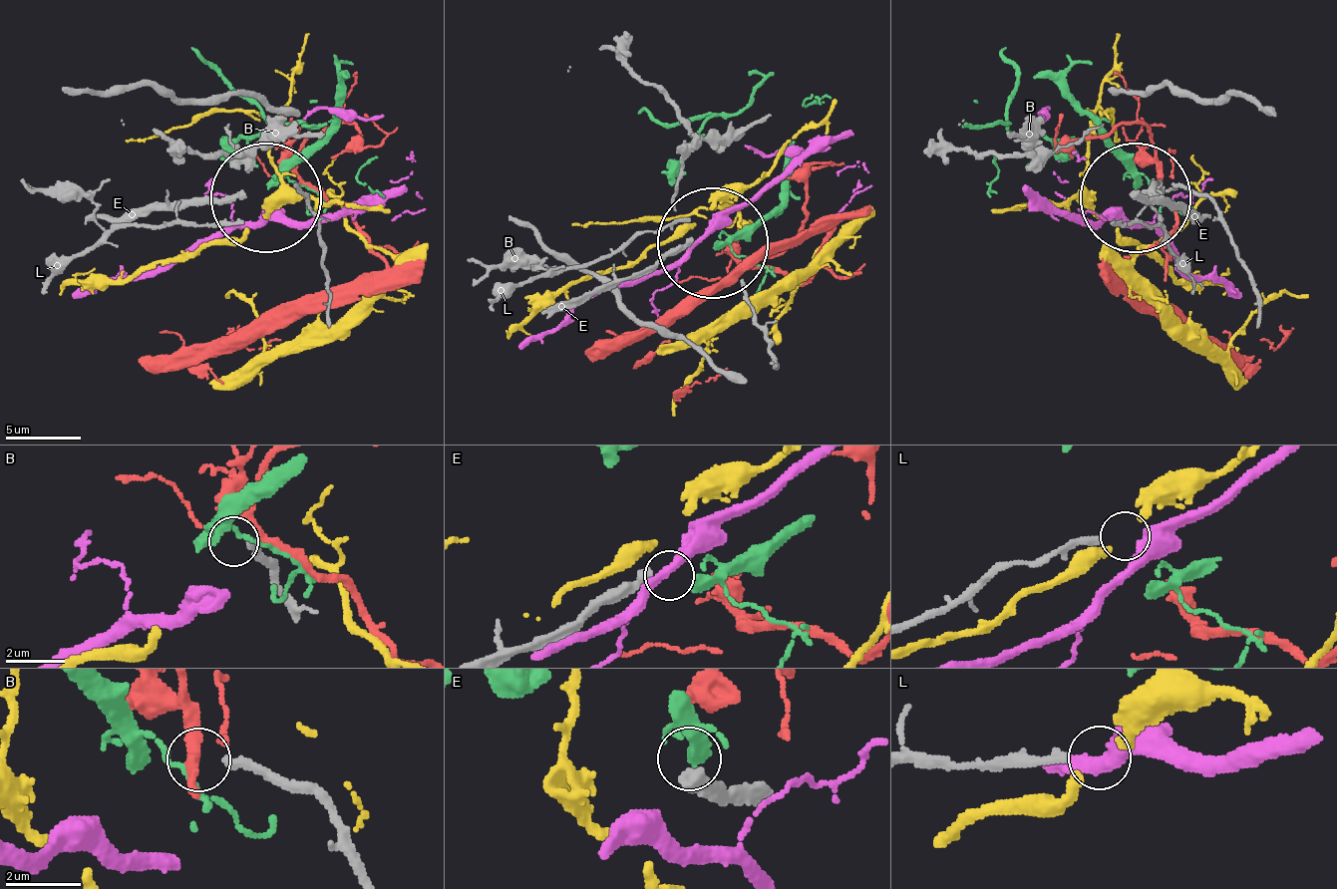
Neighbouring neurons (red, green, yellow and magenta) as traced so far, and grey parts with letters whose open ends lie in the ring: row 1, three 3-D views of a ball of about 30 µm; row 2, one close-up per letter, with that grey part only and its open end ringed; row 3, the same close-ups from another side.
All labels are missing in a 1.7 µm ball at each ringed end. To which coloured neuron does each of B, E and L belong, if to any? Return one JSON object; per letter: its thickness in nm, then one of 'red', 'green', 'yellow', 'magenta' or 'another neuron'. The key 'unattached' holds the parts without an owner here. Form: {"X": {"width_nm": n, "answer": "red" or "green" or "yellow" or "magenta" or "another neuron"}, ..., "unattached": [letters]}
{"B": {"width_nm": 240, "answer": "another neuron"}, "E": {"width_nm": 400, "answer": "green"}, "L": {"width_nm": 220, "answer": "magenta"}, "unattached": ["B"]}

